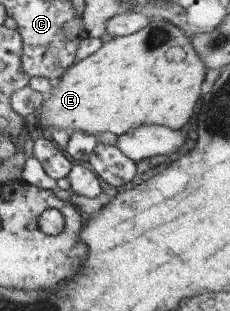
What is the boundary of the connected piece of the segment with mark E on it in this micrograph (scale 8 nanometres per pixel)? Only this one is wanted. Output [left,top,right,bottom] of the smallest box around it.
[30,18,207,138]

